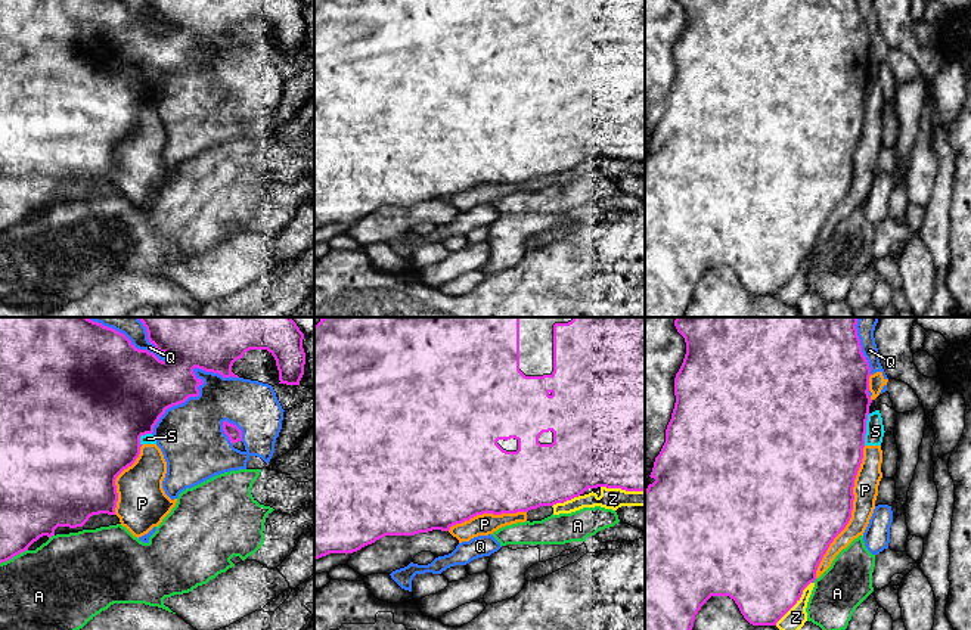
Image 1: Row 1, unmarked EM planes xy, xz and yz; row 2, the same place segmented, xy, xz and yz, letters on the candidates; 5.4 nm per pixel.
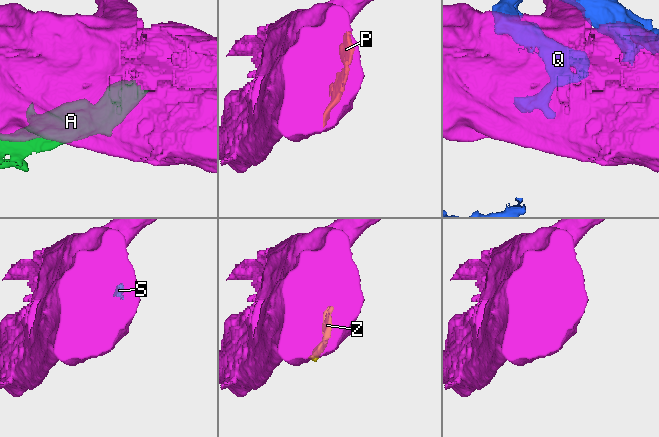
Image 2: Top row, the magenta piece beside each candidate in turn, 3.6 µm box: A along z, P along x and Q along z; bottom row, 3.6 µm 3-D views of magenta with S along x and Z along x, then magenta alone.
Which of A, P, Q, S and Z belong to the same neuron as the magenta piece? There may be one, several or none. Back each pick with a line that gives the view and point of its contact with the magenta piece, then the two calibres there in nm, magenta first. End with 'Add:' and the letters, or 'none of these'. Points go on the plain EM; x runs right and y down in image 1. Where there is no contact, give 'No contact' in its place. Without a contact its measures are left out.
Add: none of these

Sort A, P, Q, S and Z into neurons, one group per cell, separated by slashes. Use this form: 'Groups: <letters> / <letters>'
Groups: A / P S Z / Q

